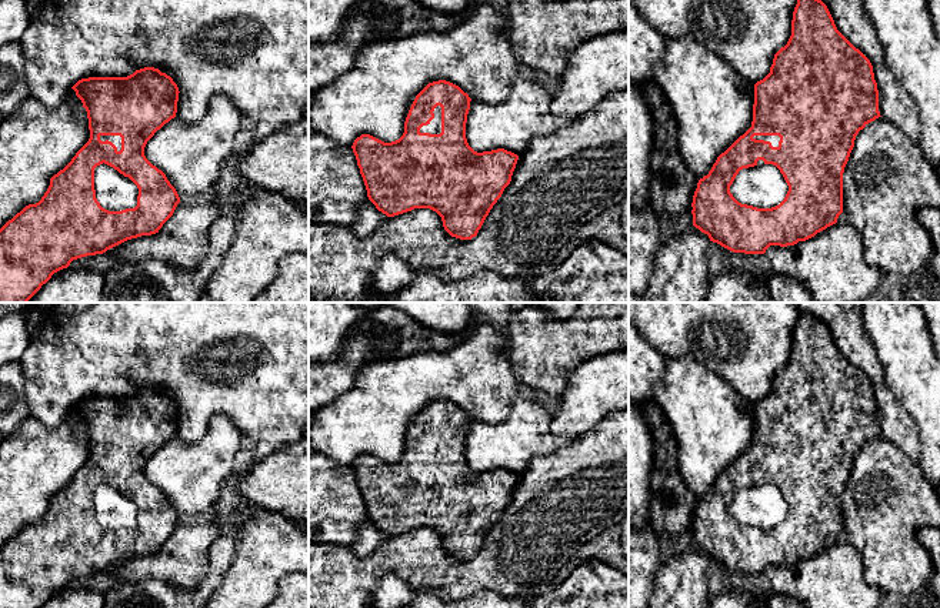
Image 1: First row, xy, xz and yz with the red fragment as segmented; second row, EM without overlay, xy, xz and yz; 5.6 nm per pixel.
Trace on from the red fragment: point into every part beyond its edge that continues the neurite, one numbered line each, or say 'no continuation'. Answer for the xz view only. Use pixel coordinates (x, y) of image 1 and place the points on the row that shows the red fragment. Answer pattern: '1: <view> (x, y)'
1: xz (434, 127)

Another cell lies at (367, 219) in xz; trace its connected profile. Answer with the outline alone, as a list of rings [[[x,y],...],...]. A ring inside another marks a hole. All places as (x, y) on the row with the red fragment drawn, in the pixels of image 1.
[[[367,197],[357,206],[356,220],[350,227],[359,237],[364,238],[379,228],[386,217]]]

